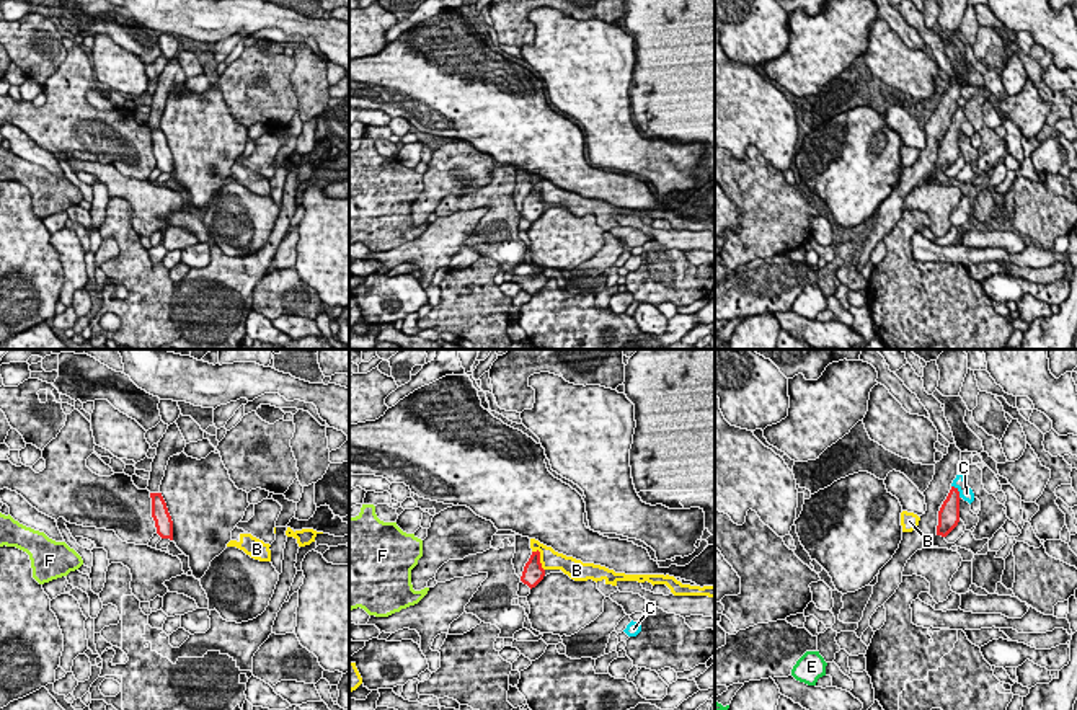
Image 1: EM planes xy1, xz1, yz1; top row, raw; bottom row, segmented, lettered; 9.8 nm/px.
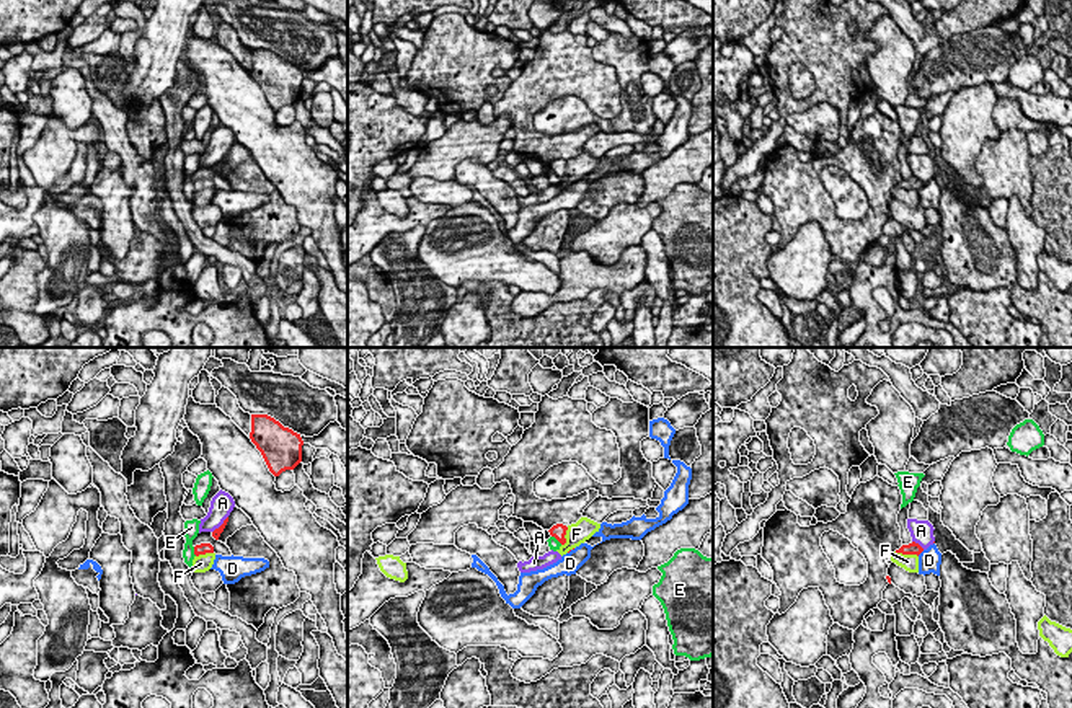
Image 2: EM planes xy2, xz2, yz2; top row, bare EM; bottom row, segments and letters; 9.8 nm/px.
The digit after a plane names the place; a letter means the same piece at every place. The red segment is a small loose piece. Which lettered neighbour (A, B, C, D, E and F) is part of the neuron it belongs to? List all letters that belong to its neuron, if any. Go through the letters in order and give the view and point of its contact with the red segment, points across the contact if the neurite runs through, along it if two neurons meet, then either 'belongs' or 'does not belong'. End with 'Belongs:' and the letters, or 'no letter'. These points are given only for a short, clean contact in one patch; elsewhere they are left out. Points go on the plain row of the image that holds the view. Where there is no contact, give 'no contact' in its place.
A: contact yz2 (917, 178); does not belong
B: contact xz1 (539, 193); border xz1 (532, 185), (539, 186), (544, 204); does not belong
C: contact yz1 (958, 126); way yz1 (948, 149), (952, 134), (958, 126), (966, 128); belongs
D: contact yz2 (921, 186); border yz2 (924, 185), (917, 190); does not belong
E: contact xy2 (194, 186); does not belong
F: contact yz2 (906, 188); border yz2 (894, 186), (917, 191); does not belong
Belongs: C

